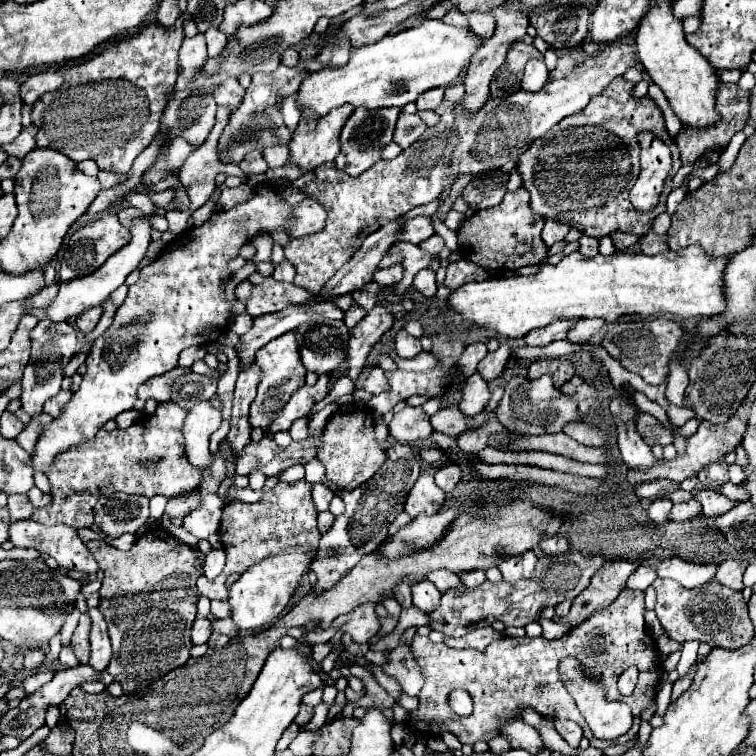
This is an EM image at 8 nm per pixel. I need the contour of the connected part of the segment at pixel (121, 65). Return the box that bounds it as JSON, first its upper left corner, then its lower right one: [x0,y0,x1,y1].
[32,14,184,172]

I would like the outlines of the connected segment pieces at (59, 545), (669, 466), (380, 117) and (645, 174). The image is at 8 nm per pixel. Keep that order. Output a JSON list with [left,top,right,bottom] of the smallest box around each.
[[10,520,98,574],[628,416,746,486],[334,110,400,176],[630,132,672,212]]

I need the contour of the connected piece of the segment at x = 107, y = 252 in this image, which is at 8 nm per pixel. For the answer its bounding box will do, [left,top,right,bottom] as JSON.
[58,210,130,282]

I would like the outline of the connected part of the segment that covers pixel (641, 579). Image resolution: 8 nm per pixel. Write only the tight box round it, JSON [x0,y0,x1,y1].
[626,566,657,591]

